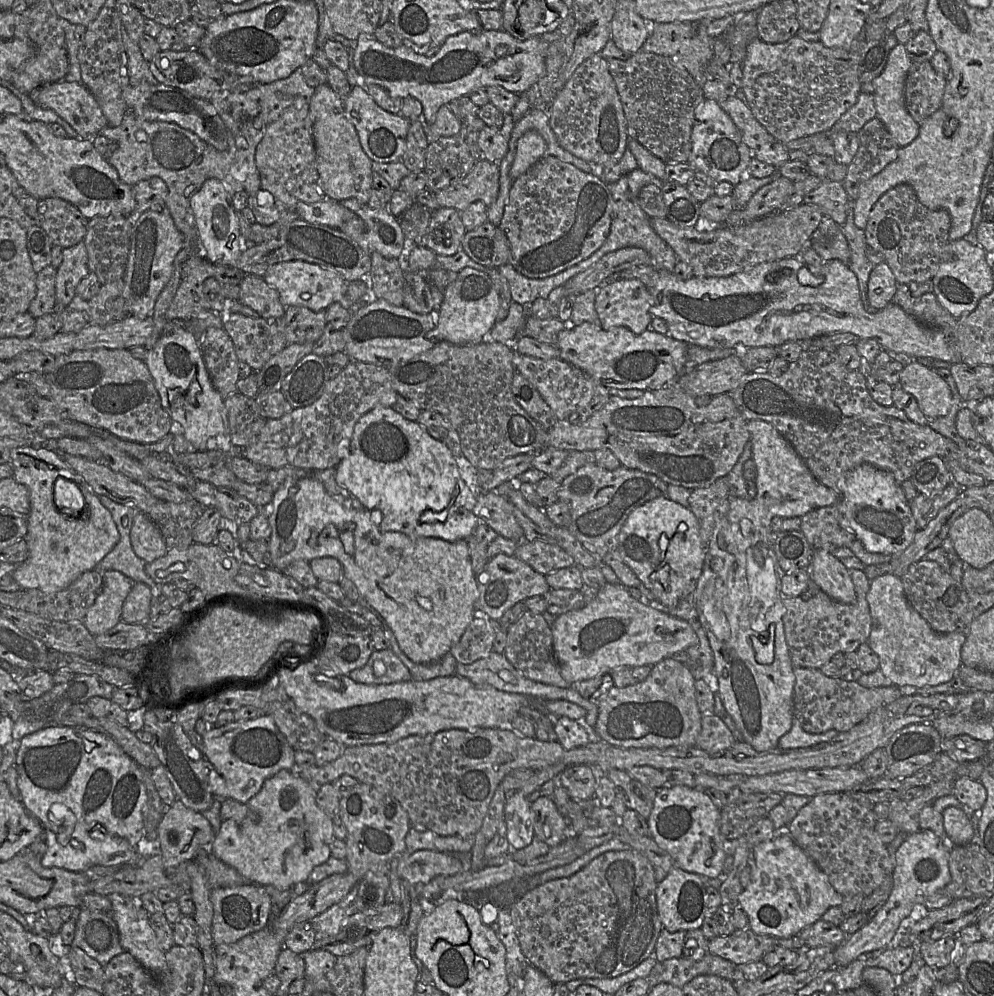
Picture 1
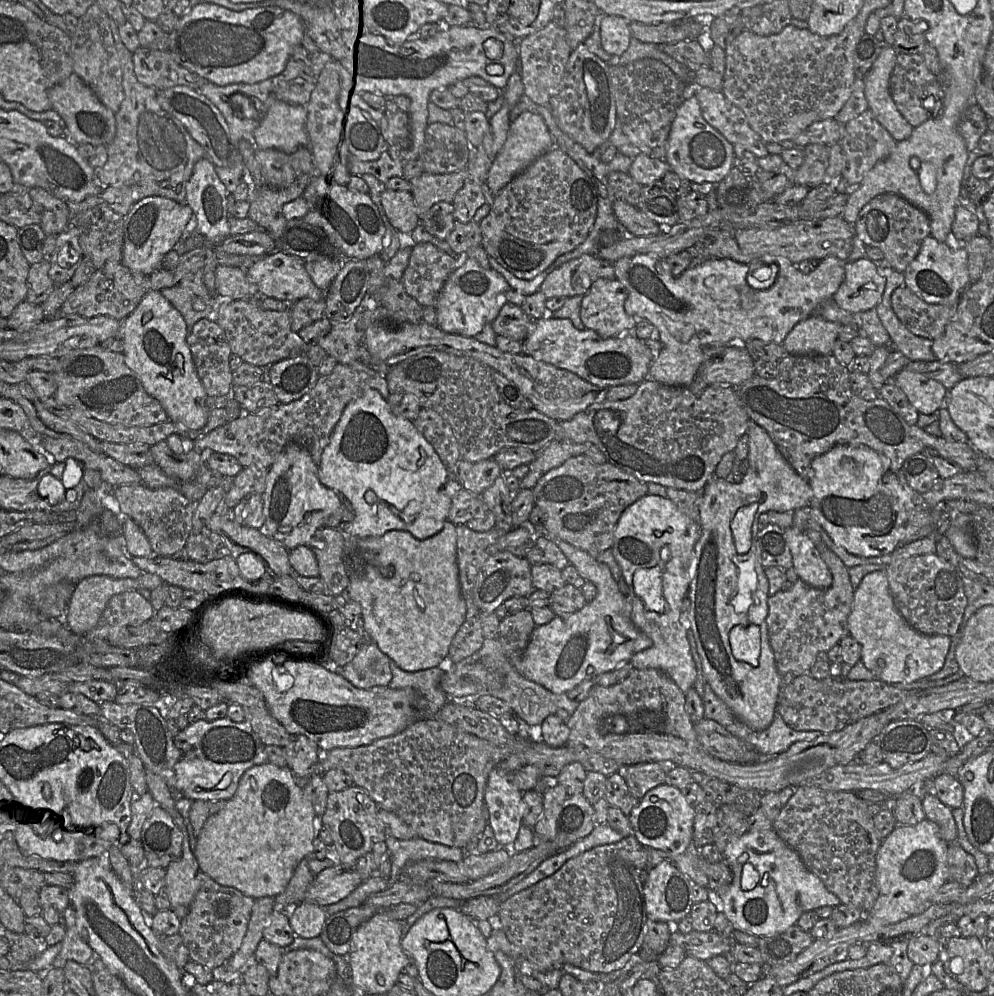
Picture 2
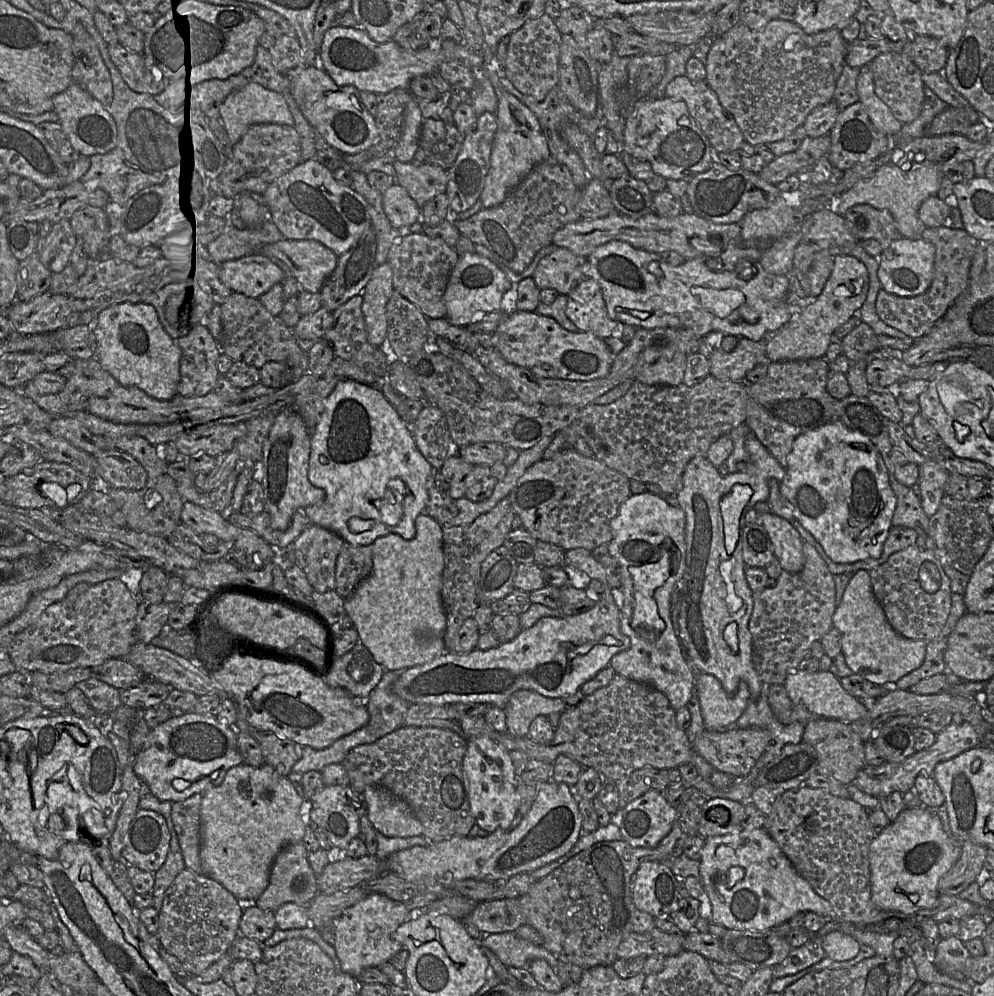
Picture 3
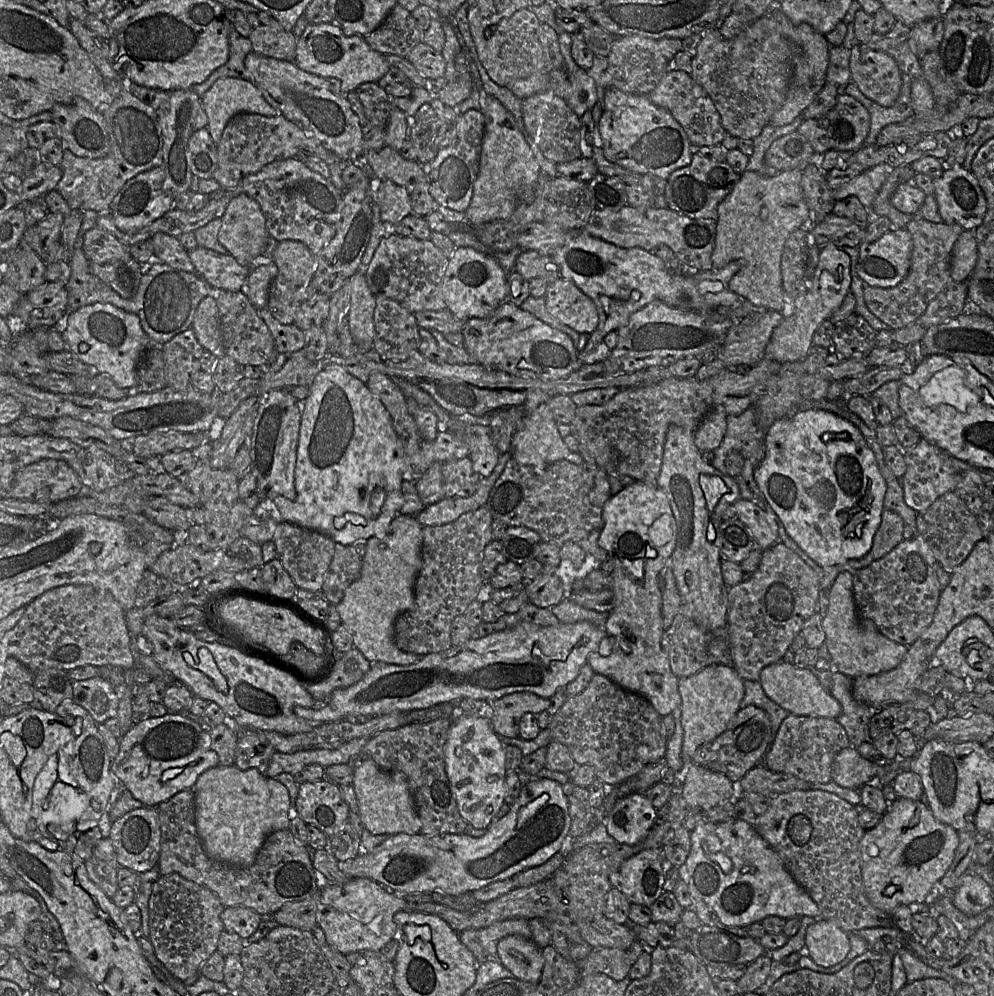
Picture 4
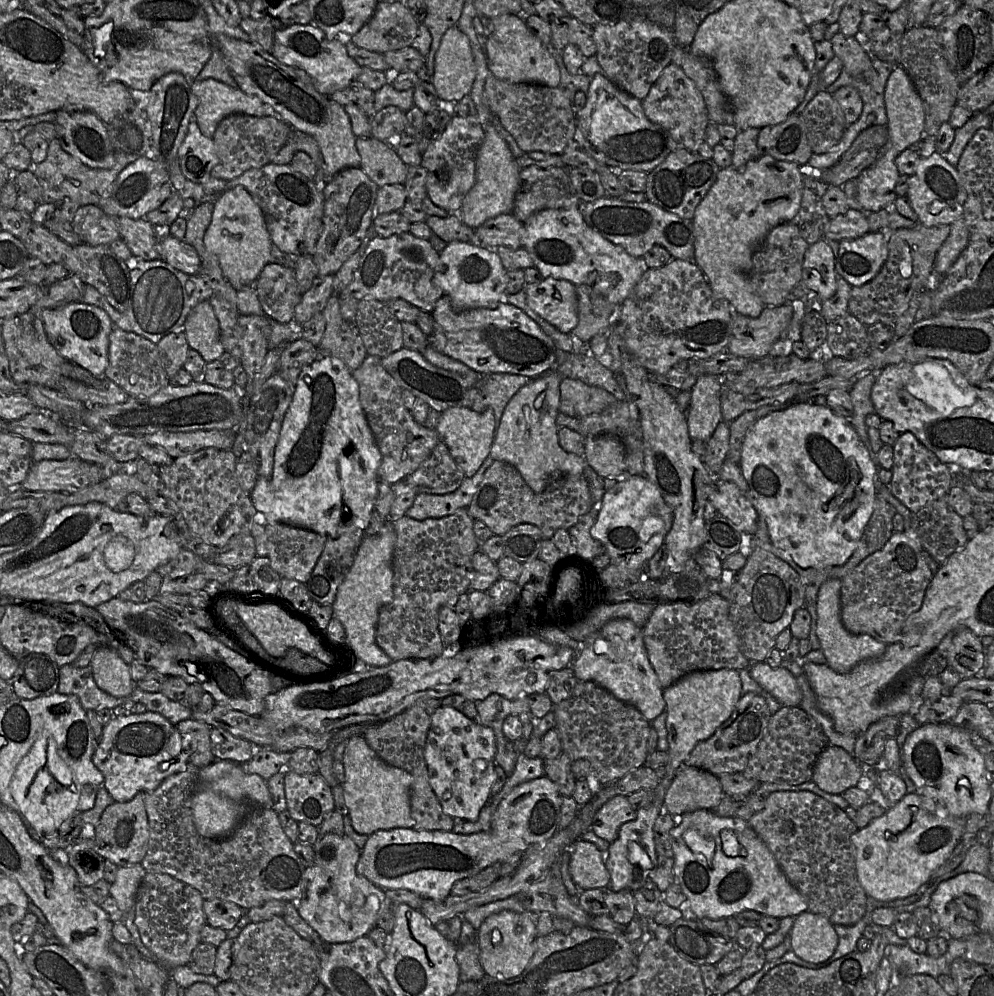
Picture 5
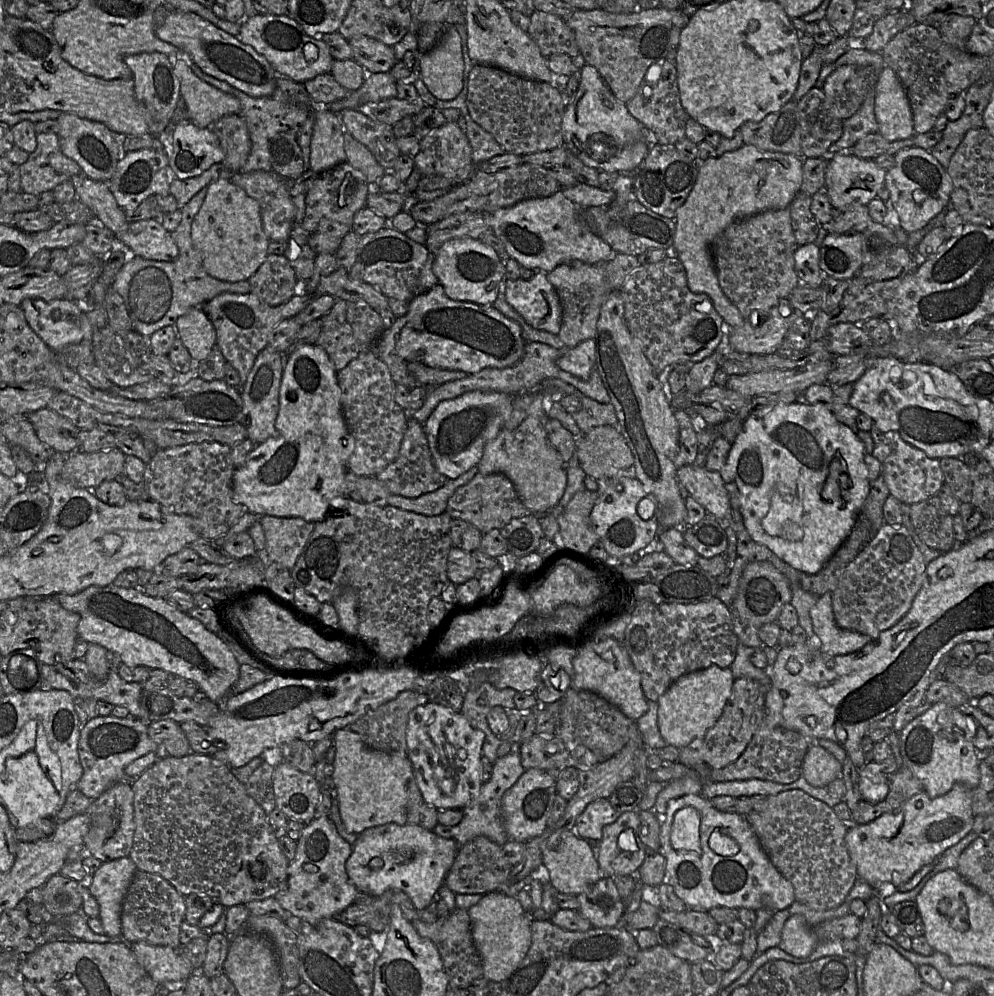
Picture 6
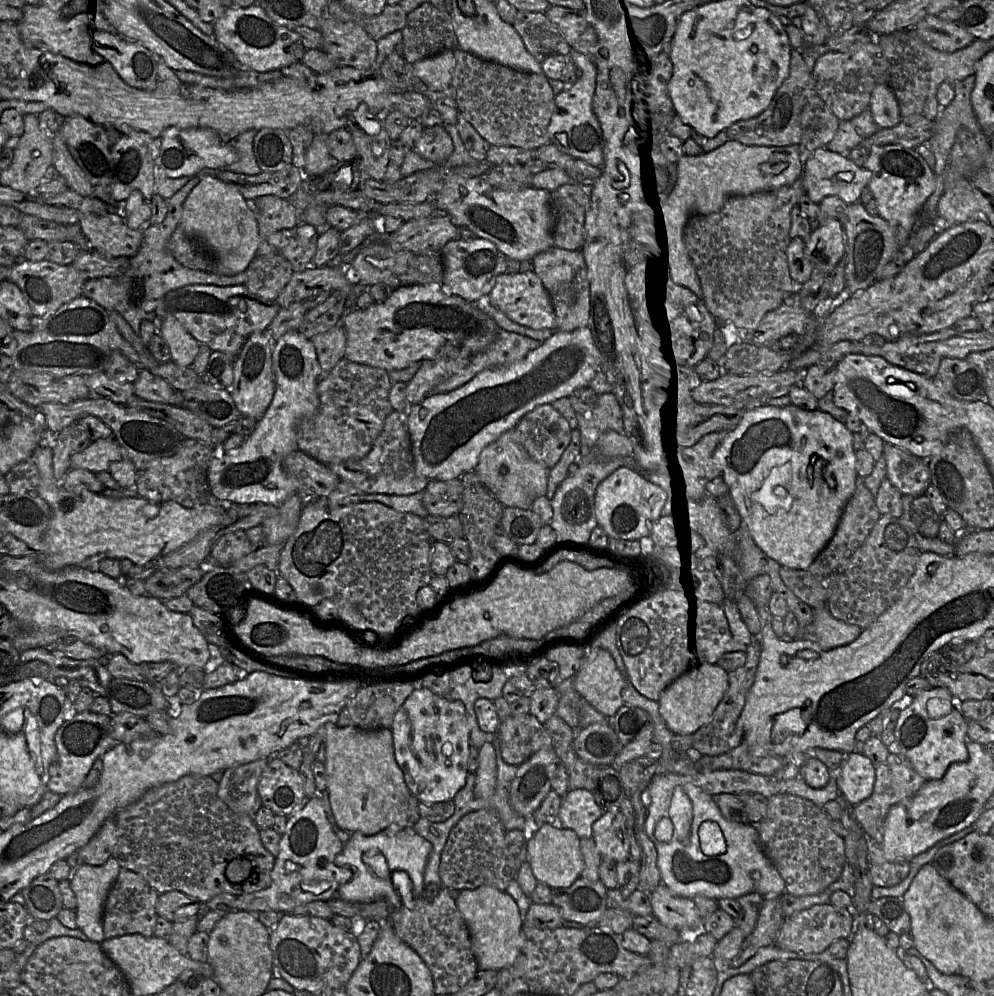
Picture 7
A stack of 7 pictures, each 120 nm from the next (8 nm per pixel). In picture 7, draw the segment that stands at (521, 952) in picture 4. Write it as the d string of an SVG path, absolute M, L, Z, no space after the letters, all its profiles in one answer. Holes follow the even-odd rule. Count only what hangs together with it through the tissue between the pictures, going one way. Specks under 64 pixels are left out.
M483 885L460 890L455 902L470 932L479 968L499 971L510 966L524 945L524 920L515 900L505 891Z

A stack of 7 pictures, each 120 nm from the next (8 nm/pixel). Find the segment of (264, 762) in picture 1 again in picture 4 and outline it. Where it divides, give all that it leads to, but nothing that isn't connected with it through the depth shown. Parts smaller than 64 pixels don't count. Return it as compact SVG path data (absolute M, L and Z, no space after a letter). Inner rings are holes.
M180 713L148 716L137 720L119 738L119 752L112 759L111 771L121 787L146 806L156 807L178 792L192 789L198 777L206 770L218 766L218 755L211 748L211 740L200 723Z

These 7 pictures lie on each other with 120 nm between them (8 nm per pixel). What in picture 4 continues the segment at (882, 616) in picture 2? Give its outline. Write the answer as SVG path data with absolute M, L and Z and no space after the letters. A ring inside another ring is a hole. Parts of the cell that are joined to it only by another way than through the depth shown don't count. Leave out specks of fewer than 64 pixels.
M841 572L829 594L829 605L822 626L825 645L836 670L850 678L875 676L897 667L907 653L908 646L896 643L880 633L871 620L859 617L853 596L853 574Z

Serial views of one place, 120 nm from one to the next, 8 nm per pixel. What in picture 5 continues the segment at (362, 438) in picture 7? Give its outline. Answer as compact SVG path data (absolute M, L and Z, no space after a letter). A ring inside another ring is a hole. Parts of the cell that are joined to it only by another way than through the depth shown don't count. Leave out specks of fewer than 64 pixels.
M367 355L360 367L352 371L352 376L359 385L359 400L365 414L369 428L376 445L381 453L381 463L378 468L378 479L382 482L394 484L404 480L413 473L430 455L431 451L440 442L434 429L428 429L418 424L407 410L402 401L402 389L380 363L380 359Z

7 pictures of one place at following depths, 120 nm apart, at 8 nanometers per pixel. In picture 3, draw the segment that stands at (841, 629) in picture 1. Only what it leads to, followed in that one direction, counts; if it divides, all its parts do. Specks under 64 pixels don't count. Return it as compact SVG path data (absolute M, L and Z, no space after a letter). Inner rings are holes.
M807 542L803 544L803 554L805 563L802 571L791 573L783 570L776 580L769 580L769 586L753 592L753 611L748 624L752 636L752 660L759 678L766 686L784 684L788 674L799 669L811 645L820 641L834 627L833 615L837 608L834 575L815 547Z

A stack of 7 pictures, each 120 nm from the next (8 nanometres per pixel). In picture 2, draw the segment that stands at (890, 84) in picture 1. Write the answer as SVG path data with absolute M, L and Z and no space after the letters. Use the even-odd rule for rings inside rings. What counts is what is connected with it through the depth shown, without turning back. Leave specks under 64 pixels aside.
M893 45L885 46L874 62L870 71L864 77L864 92L868 107L877 121L889 132L896 142L908 139L914 127L903 117L891 96L889 82L891 73L896 63L898 51Z

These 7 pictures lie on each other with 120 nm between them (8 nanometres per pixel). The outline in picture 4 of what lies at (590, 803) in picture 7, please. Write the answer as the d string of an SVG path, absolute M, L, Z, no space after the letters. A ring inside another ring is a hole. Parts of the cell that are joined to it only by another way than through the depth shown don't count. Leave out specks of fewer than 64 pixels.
M633 792L615 804L606 816L604 825L615 842L637 845L653 828L657 810L642 792Z

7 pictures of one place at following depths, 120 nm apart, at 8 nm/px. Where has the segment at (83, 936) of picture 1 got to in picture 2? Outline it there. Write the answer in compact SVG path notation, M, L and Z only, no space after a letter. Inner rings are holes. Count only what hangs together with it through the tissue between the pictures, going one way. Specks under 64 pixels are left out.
M72 908L61 913L62 924L66 933L61 941L61 950L53 962L53 967L63 969L67 961L72 960L82 965L91 965L98 955L82 938L76 926L75 913Z

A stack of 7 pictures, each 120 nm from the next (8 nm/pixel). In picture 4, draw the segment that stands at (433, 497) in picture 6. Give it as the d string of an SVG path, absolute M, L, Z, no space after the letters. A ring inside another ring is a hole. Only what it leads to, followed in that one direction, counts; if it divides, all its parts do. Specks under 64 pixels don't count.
M509 452L500 454L495 468L487 478L480 480L474 494L468 497L444 497L438 502L427 505L416 515L417 521L422 526L448 524L458 519L462 514L484 506L490 490L510 459L511 454Z

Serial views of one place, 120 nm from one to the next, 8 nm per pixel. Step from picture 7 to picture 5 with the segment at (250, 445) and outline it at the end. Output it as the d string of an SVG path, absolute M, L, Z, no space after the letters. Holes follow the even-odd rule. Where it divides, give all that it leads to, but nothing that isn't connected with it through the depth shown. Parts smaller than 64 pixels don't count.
M320 356L313 363L300 371L294 387L292 401L284 416L279 439L275 447L272 475L269 478L258 477L249 496L255 509L265 516L267 523L291 524L315 531L327 538L337 538L344 533L351 533L357 529L366 529L370 525L371 514L374 510L375 501L378 495L378 468L380 463L381 453L376 445L360 404L359 385L352 376L352 371L337 359L328 356Z

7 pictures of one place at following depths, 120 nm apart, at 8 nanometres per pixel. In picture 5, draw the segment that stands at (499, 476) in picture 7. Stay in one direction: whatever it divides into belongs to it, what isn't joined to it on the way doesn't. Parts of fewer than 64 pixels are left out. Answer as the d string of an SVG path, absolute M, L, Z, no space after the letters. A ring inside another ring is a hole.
M550 371L520 388L507 404L497 425L489 457L515 467L527 485L541 493L562 477L581 477L587 465L584 456L562 449L556 418L559 412L560 383L563 377Z

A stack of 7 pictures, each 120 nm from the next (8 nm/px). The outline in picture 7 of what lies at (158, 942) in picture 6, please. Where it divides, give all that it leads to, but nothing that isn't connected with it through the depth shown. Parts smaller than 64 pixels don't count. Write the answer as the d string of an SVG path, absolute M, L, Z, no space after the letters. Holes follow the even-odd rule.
M121 868L105 900L102 924L107 938L131 934L154 936L153 931L158 918L156 904L159 893L141 875Z

